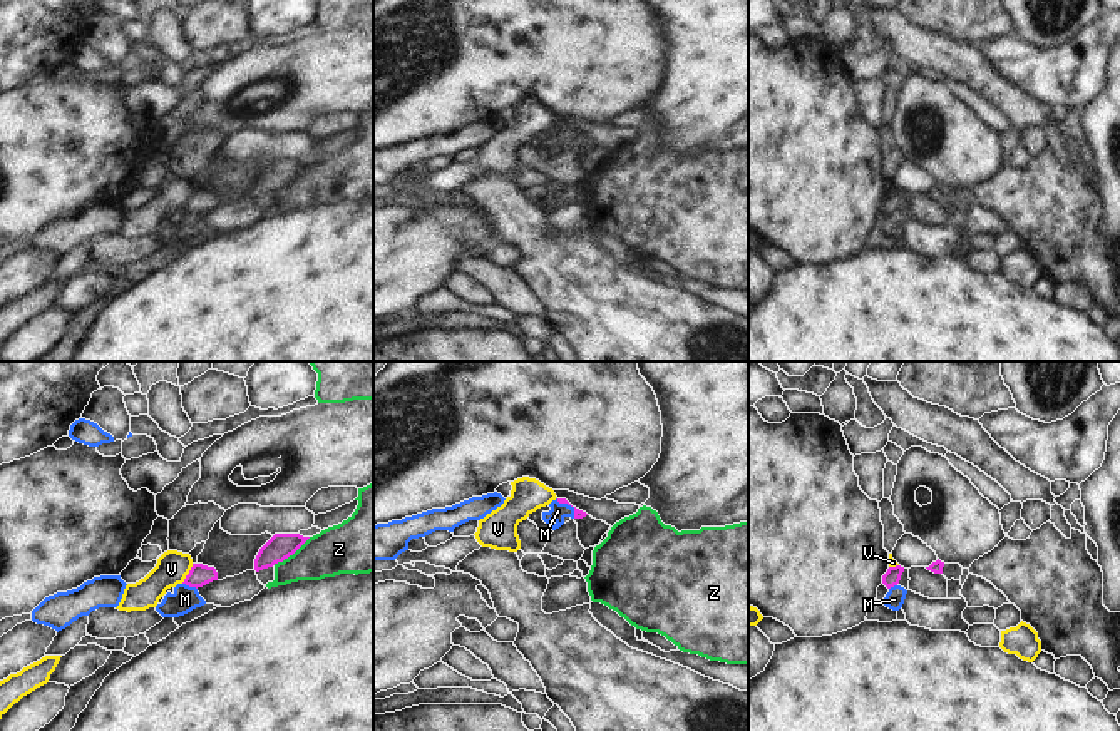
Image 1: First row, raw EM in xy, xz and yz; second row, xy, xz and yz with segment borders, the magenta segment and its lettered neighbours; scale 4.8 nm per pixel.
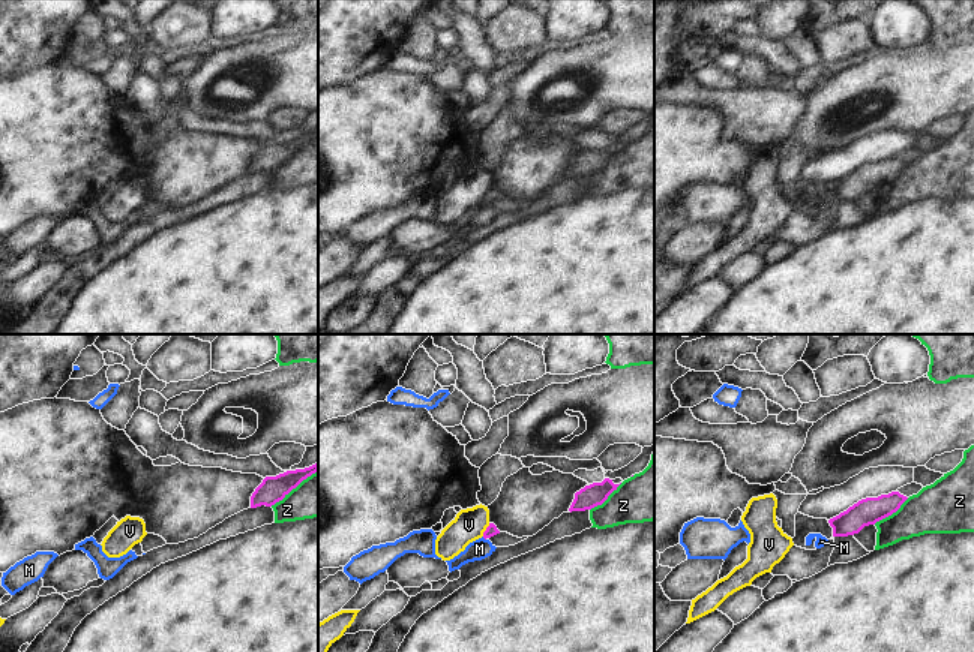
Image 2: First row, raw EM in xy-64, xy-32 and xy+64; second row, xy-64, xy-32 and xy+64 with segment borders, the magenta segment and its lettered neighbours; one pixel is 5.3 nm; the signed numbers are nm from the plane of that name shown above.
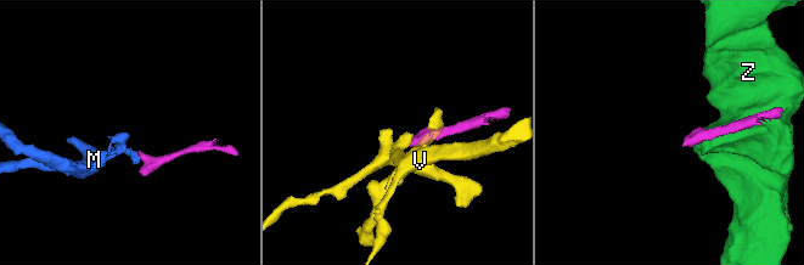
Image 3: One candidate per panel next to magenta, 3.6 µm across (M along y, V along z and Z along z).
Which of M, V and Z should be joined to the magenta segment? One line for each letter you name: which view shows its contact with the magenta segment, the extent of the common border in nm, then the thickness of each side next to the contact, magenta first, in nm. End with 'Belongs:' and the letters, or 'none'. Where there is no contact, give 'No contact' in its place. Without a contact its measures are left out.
Belongs: none.

